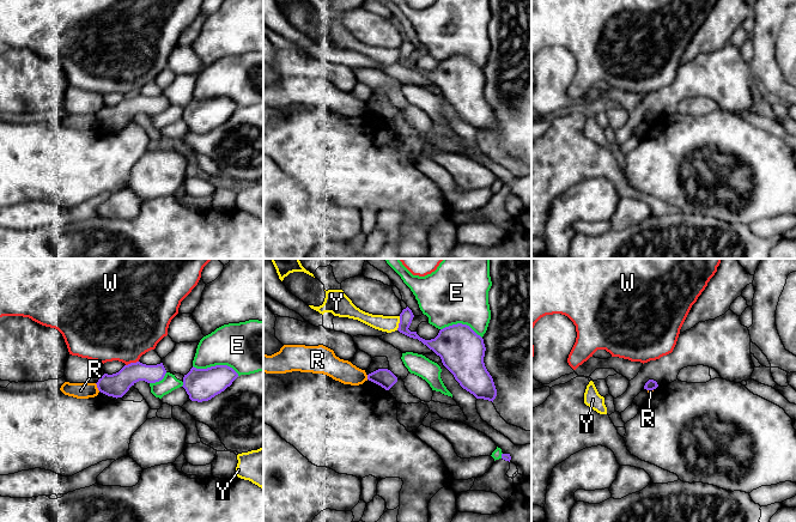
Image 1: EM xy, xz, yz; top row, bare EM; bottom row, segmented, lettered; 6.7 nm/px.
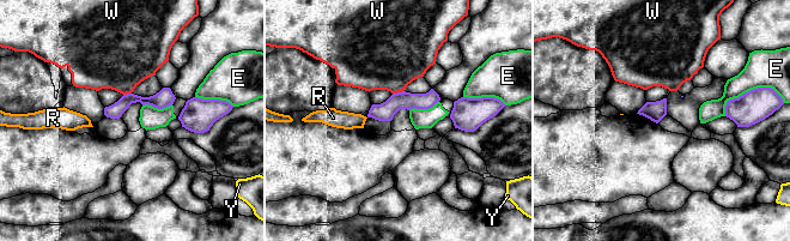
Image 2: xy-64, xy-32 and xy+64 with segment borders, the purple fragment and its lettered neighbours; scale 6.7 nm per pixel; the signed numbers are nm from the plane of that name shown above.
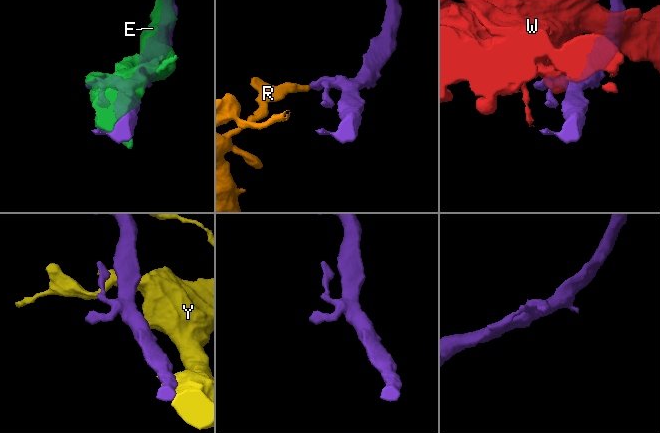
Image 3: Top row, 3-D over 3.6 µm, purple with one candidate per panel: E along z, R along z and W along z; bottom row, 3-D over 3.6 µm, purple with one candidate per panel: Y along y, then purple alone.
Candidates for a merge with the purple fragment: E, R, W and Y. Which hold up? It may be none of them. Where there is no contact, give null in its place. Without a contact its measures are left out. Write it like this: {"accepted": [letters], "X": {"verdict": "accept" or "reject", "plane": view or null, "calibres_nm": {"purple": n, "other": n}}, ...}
{"accepted": [], "E": {"verdict": "reject", "plane": "xy", "calibres_nm": {"purple": 220, "other": 340}}, "R": {"verdict": "reject", "plane": "xy", "calibres_nm": {"purple": 160, "other": 110}}, "W": {"verdict": "reject", "plane": "xy", "calibres_nm": {"purple": 160, "other": 460}}, "Y": {"verdict": "reject", "plane": "xz", "calibres_nm": {"purple": 90, "other": 110}}}

